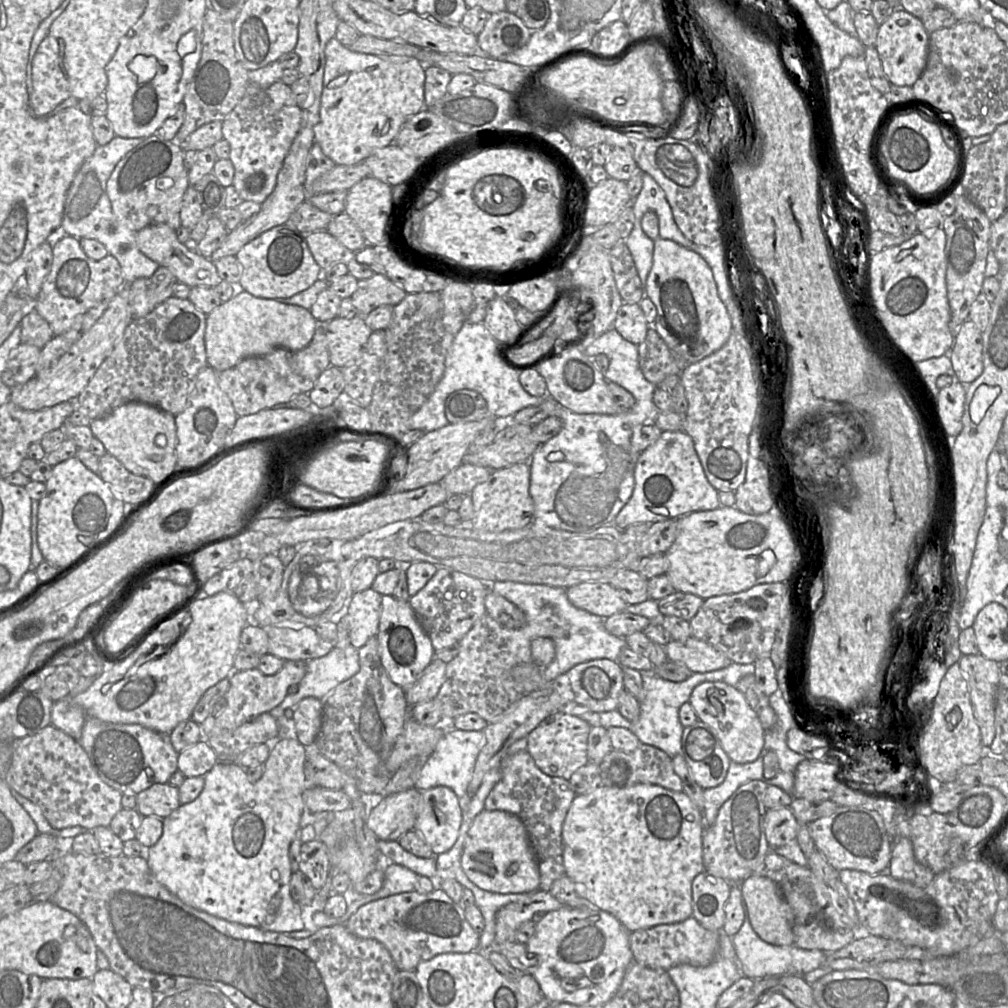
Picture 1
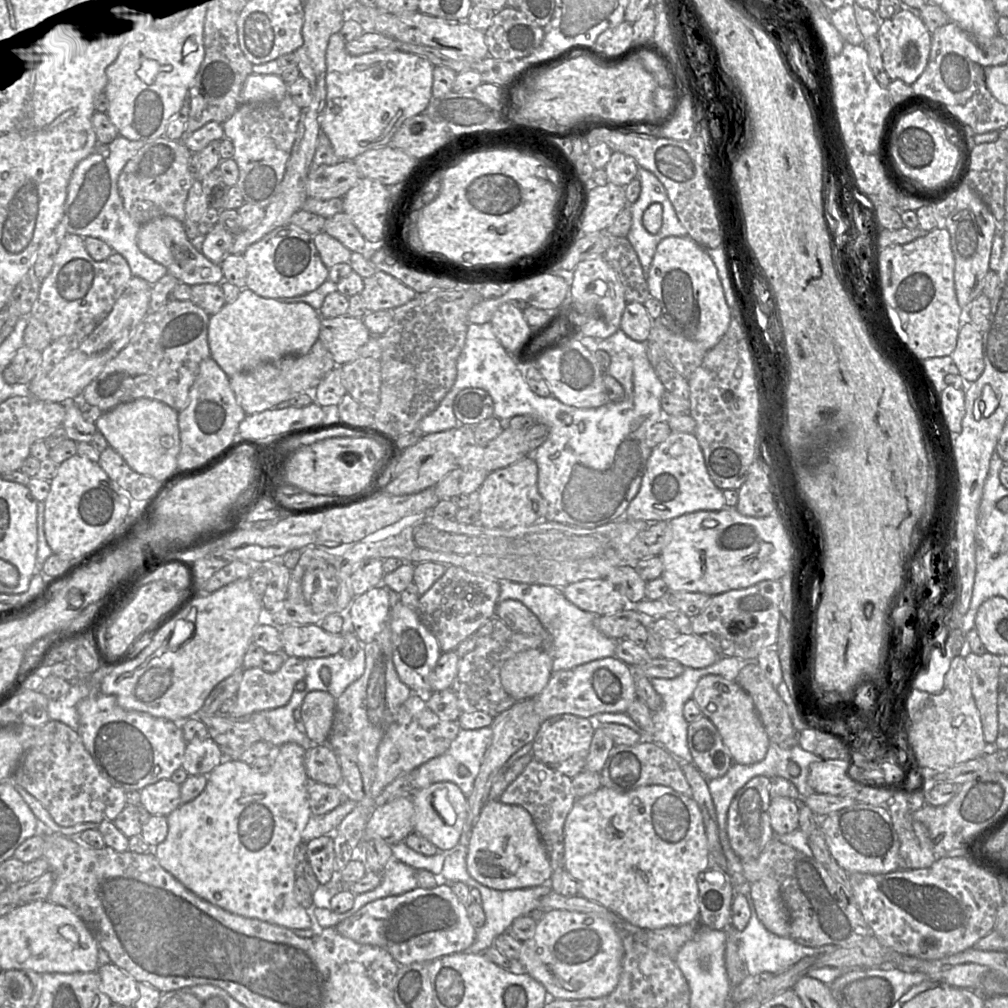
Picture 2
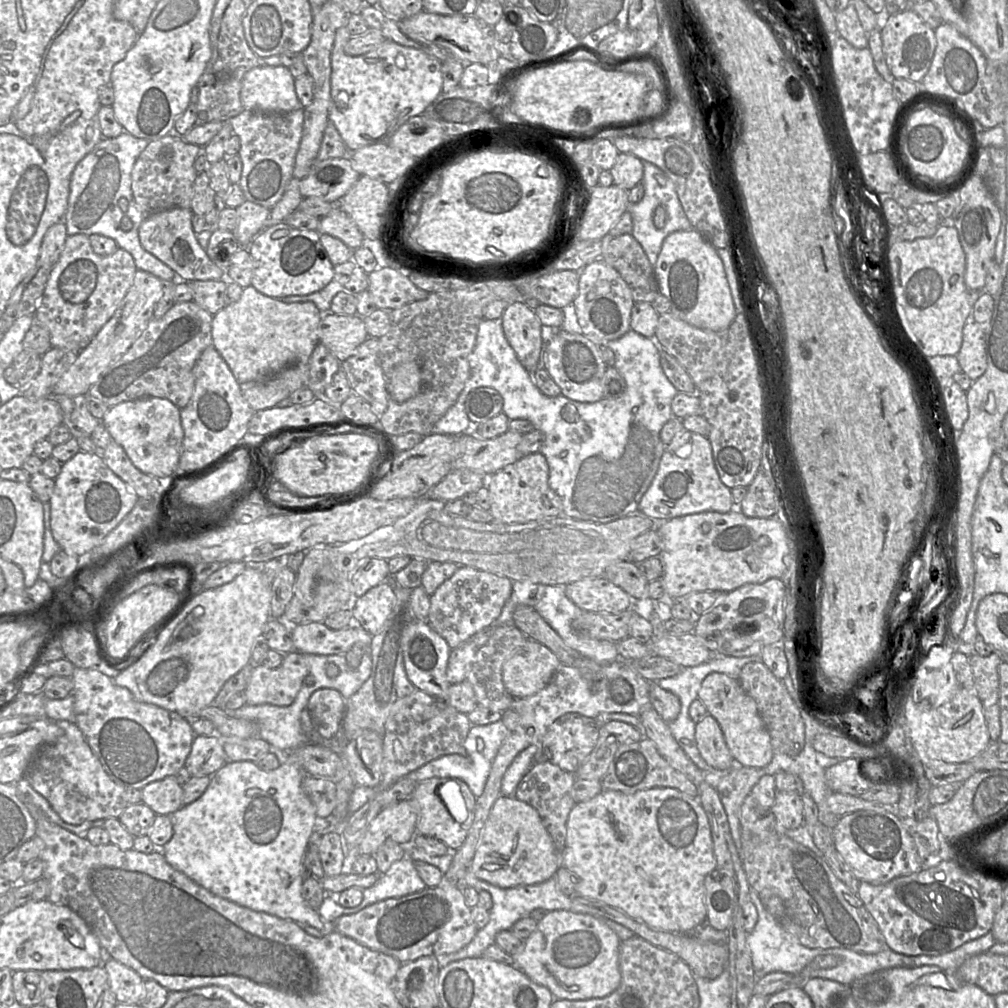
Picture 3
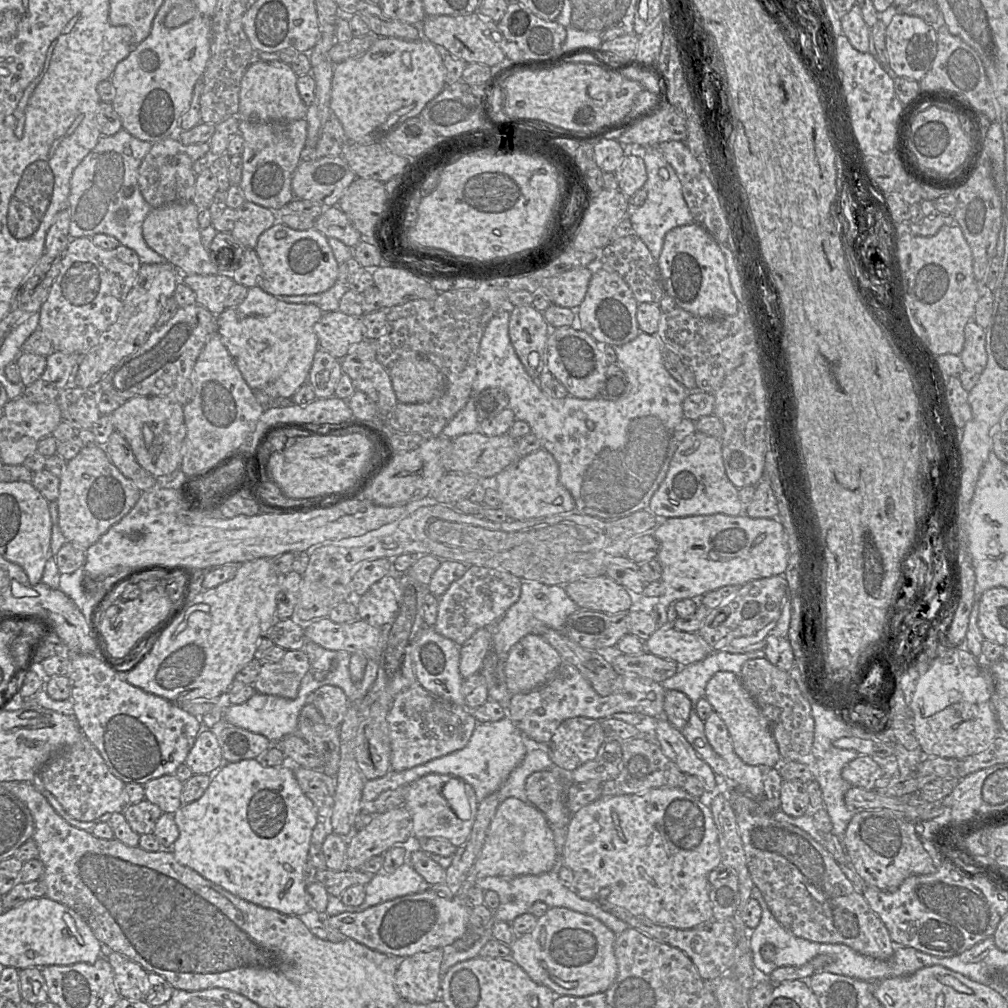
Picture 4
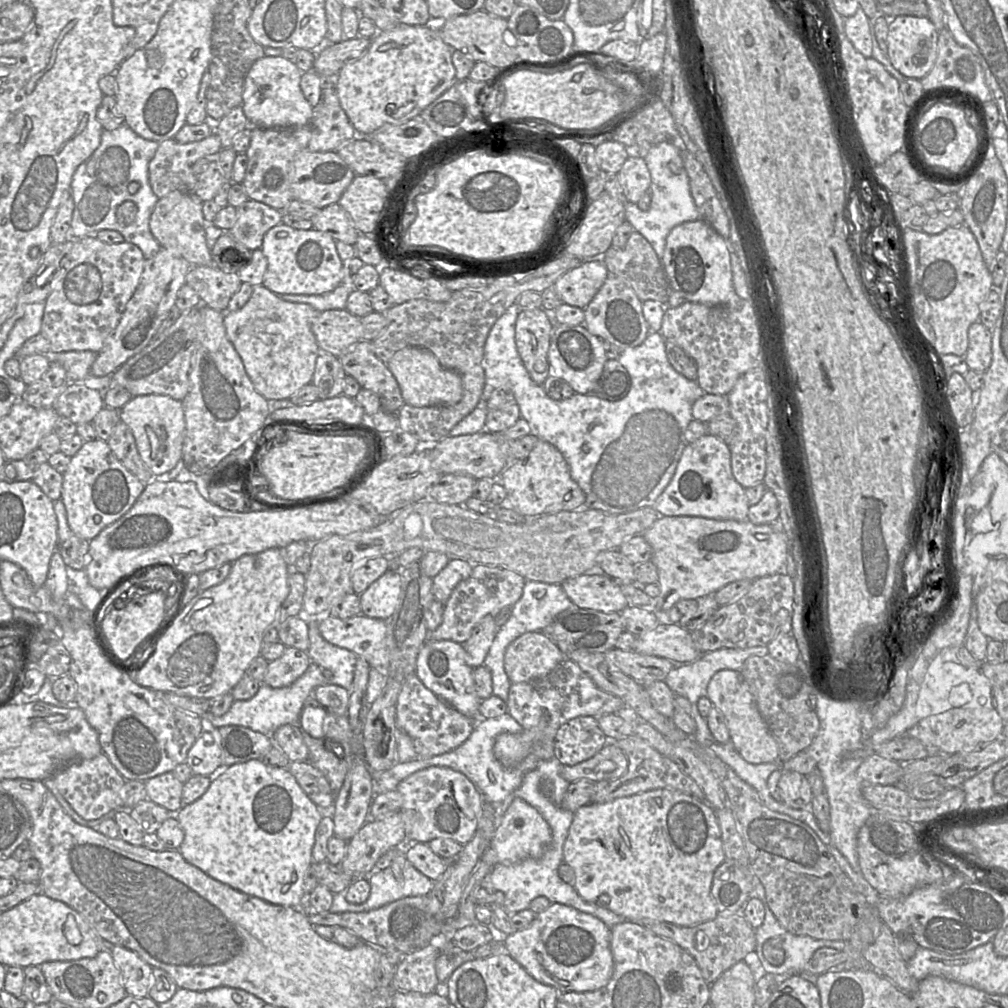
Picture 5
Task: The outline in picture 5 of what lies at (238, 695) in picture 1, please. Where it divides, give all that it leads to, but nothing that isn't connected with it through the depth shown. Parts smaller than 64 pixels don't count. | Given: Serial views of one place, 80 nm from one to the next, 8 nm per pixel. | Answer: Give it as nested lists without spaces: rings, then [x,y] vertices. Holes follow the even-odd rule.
[[[286,647],[282,656],[268,663],[261,684],[271,688],[283,688],[294,683],[308,668],[310,658],[307,651]]]

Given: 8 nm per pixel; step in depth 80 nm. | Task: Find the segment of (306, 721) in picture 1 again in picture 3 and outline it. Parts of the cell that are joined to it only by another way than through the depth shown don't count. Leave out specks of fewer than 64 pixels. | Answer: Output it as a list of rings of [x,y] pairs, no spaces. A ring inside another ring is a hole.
[[[332,688],[318,689],[310,696],[306,710],[315,729],[324,739],[334,738],[339,731],[346,700],[338,690]]]

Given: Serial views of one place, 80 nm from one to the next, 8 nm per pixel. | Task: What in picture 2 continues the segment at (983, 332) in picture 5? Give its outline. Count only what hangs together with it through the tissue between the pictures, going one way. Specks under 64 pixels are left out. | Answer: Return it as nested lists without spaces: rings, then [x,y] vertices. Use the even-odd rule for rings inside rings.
[[[973,323],[961,325],[956,347],[950,356],[963,378],[976,381],[985,368],[982,331]]]

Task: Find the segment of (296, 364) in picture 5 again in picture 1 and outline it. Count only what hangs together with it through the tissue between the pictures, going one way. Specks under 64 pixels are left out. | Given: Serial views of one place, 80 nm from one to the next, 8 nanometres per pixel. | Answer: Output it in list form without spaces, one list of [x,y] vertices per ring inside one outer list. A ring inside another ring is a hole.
[[[237,285],[237,293],[206,316],[204,343],[207,365],[220,372],[245,358],[264,356],[276,348],[301,350],[312,340],[318,324],[308,309],[255,297]]]

